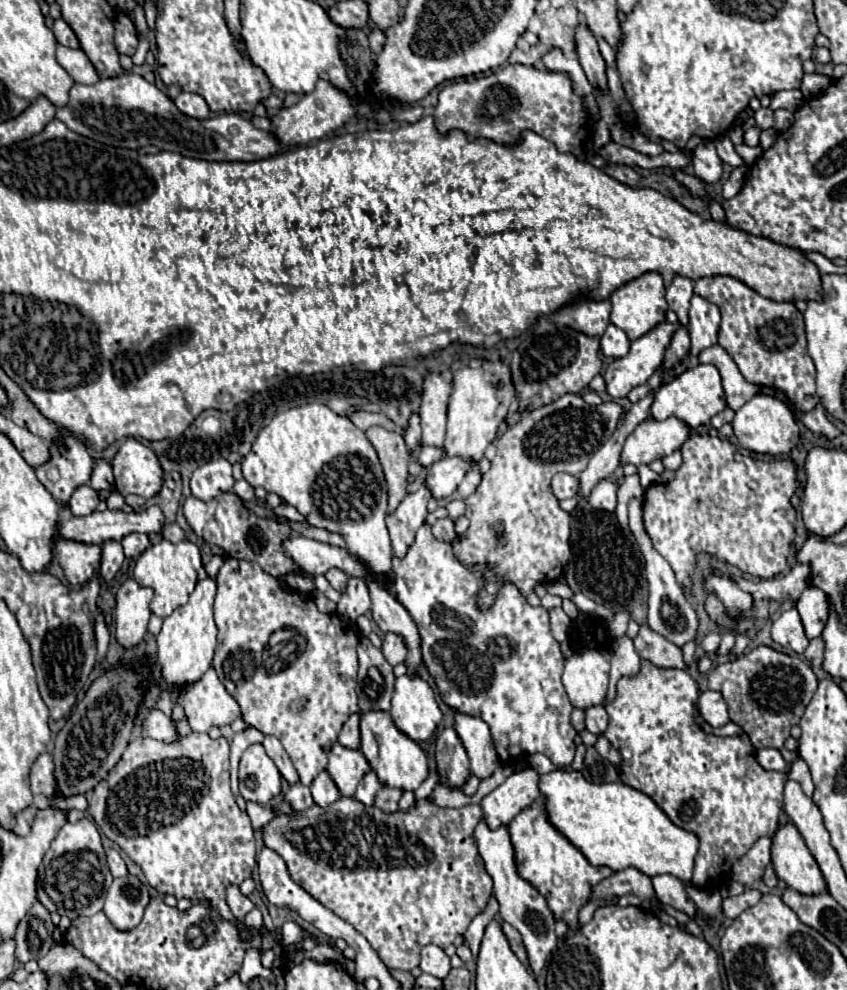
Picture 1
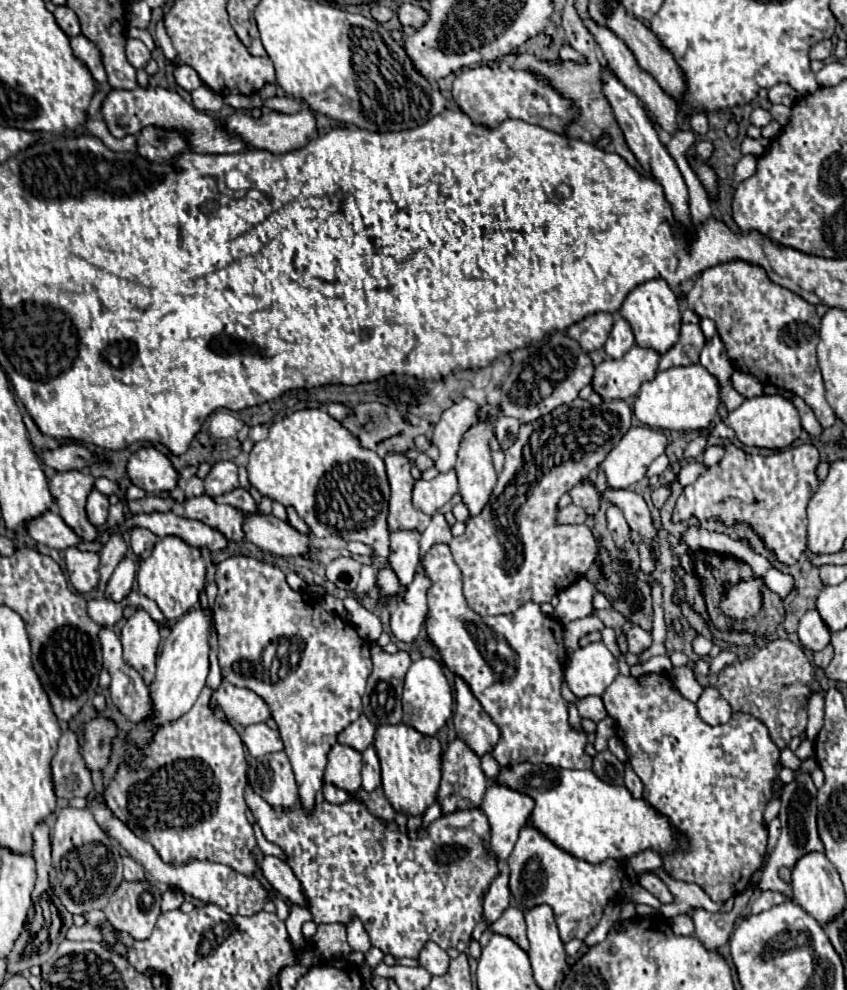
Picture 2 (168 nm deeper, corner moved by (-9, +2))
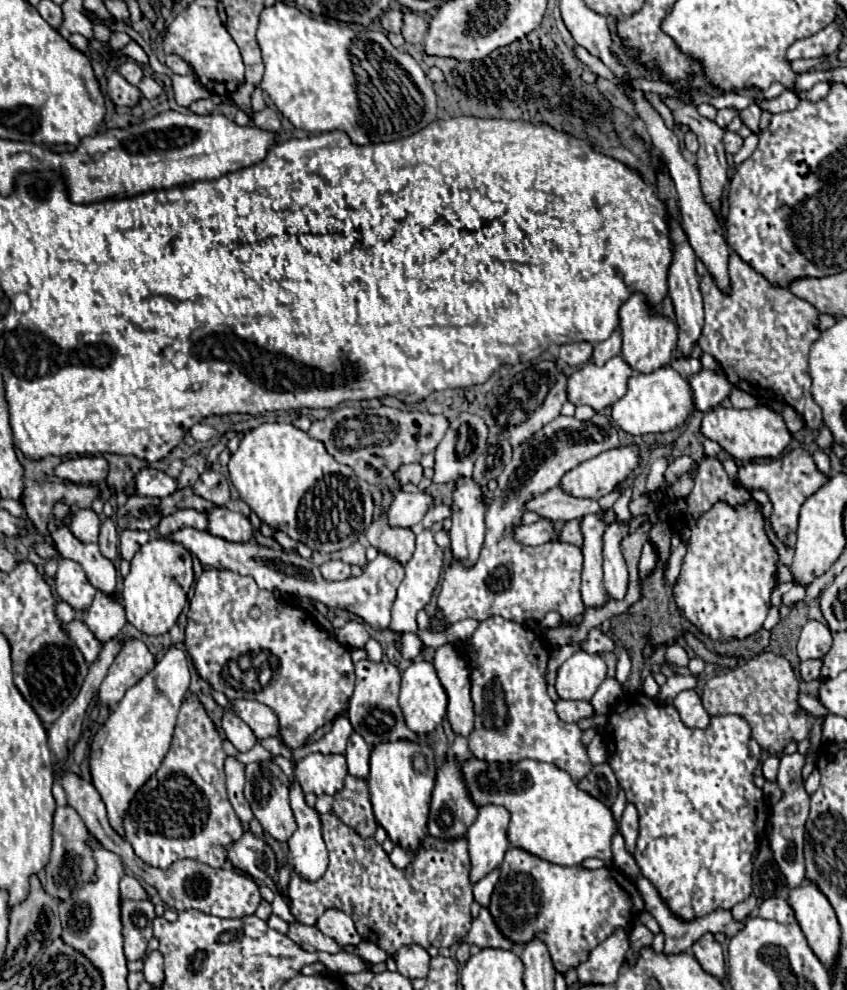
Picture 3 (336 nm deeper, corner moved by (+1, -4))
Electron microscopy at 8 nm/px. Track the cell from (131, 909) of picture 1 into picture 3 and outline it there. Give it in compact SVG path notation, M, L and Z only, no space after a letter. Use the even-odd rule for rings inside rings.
M149 900L121 902L125 956L129 962L145 958L147 944L153 938L153 920L155 920L155 910Z

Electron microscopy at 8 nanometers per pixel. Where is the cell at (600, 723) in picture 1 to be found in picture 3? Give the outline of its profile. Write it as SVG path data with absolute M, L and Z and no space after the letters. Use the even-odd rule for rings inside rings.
M557 700L555 712L563 722L579 722L581 718L591 716L595 710L589 702L573 702L573 700Z

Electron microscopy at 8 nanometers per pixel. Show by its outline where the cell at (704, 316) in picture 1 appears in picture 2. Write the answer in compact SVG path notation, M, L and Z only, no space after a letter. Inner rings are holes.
M715 334L711 340L707 340L707 344L701 352L701 364L713 376L717 376L721 386L729 384L729 376L733 372L733 362L727 358L727 350L725 350L723 340L719 338L719 334Z

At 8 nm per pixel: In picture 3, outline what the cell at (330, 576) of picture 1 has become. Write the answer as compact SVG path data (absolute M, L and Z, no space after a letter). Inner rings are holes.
M329 560L321 564L321 574L325 580L347 580L351 576L351 566L339 560Z

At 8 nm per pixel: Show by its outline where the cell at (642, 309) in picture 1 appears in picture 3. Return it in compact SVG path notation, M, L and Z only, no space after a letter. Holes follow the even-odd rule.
M633 294L621 306L619 318L621 318L621 334L623 334L623 360L635 372L649 374L657 368L667 366L673 360L673 352L677 348L677 324L673 324L665 316L649 316L647 302L641 294Z

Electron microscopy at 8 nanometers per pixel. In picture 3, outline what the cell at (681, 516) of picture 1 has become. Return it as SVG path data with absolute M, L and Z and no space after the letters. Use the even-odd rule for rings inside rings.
M795 448L787 454L783 454L777 460L769 462L747 462L739 466L739 480L749 488L763 488L769 494L769 500L773 502L773 514L769 518L773 532L785 546L795 546L795 532L797 532L797 518L801 504L815 494L829 478L819 472L815 466L811 454L803 448Z

